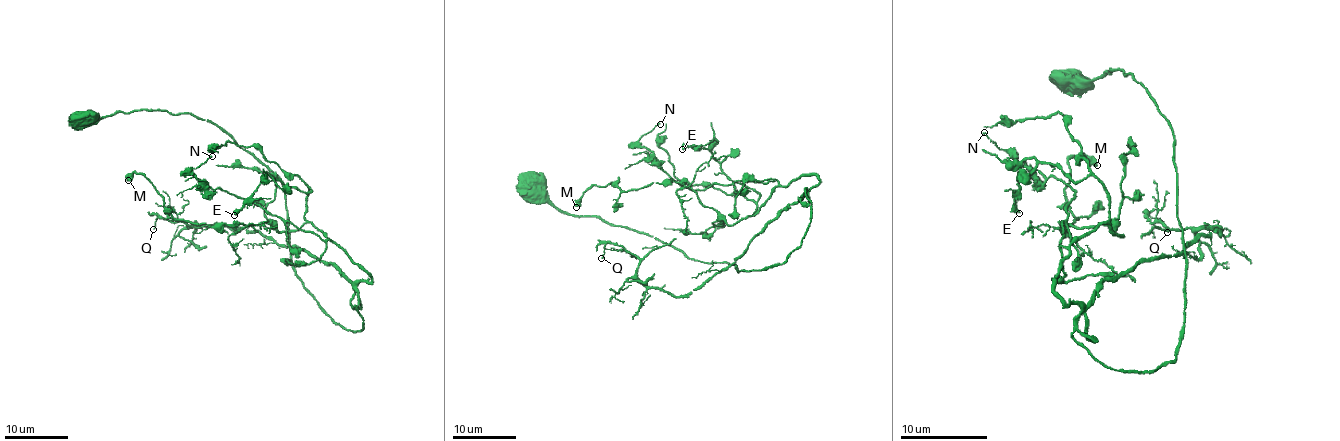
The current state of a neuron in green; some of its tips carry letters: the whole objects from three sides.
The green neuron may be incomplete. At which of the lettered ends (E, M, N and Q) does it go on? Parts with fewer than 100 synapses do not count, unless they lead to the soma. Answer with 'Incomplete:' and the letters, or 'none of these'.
Incomplete: none of these

